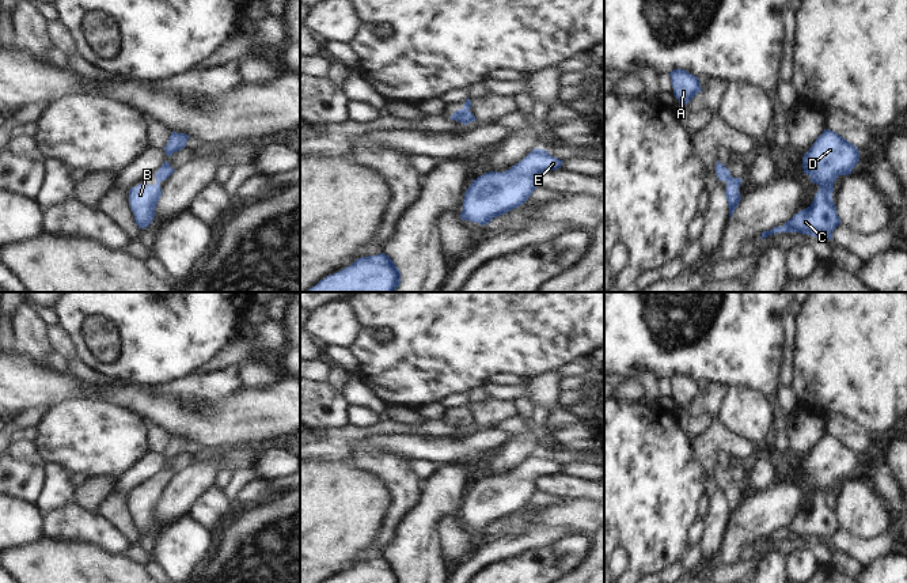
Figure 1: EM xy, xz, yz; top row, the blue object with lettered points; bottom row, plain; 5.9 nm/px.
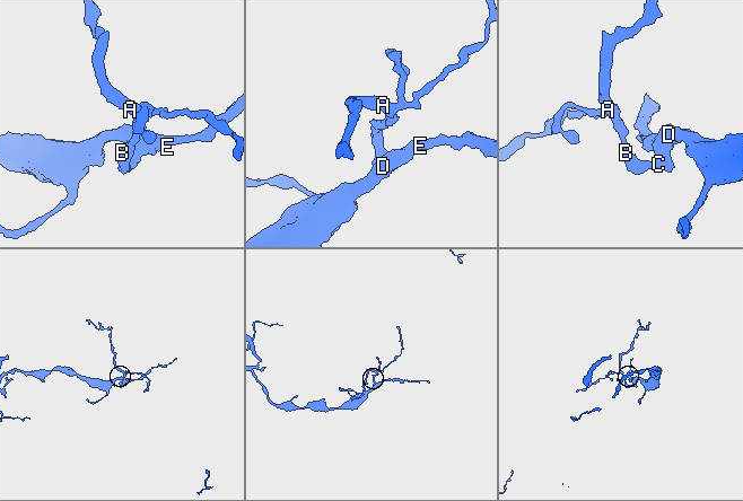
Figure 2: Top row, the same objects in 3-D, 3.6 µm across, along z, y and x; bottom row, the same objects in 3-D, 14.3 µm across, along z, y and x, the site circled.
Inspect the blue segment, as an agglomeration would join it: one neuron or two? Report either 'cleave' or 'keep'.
keep

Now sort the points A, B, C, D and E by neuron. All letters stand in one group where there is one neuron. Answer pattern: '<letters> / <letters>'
A B C D E

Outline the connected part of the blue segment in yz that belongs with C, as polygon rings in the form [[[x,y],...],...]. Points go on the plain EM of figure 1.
[[[824,434],[802,462],[804,477],[819,489],[812,508],[796,518],[782,531],[763,535],[762,542],[777,537],[800,537],[811,541],[832,544],[834,534],[840,529],[832,504],[834,487],[839,480],[851,478],[859,466],[859,455],[834,435]]]

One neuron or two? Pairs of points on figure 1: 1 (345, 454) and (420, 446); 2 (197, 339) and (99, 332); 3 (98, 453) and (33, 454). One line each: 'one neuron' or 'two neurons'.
1: one neuron
2: one neuron
3: two neurons

